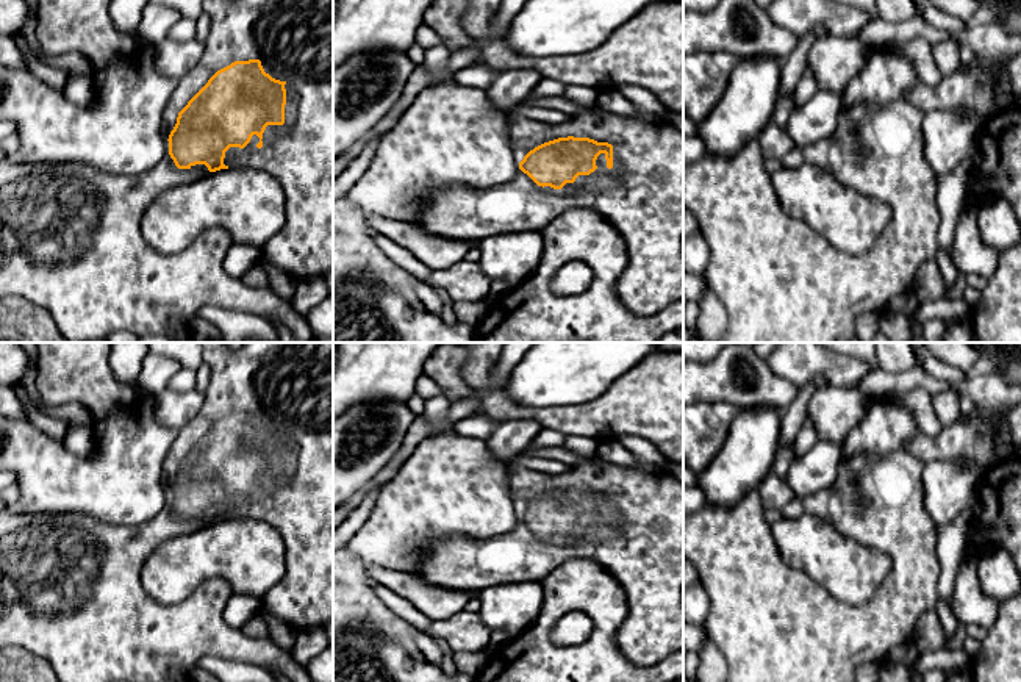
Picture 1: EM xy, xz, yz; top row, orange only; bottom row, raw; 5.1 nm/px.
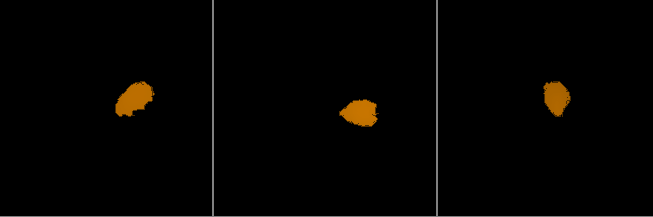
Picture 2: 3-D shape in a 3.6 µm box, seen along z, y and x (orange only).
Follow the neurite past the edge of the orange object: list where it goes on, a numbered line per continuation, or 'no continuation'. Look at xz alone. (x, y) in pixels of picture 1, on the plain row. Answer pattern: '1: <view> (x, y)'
1: xz (641, 546)

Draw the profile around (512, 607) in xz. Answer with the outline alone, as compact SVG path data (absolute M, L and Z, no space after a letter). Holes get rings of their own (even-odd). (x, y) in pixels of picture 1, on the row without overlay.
M539 582L489 587L478 593L478 618L491 632L503 630L514 638L535 623L543 596Z

